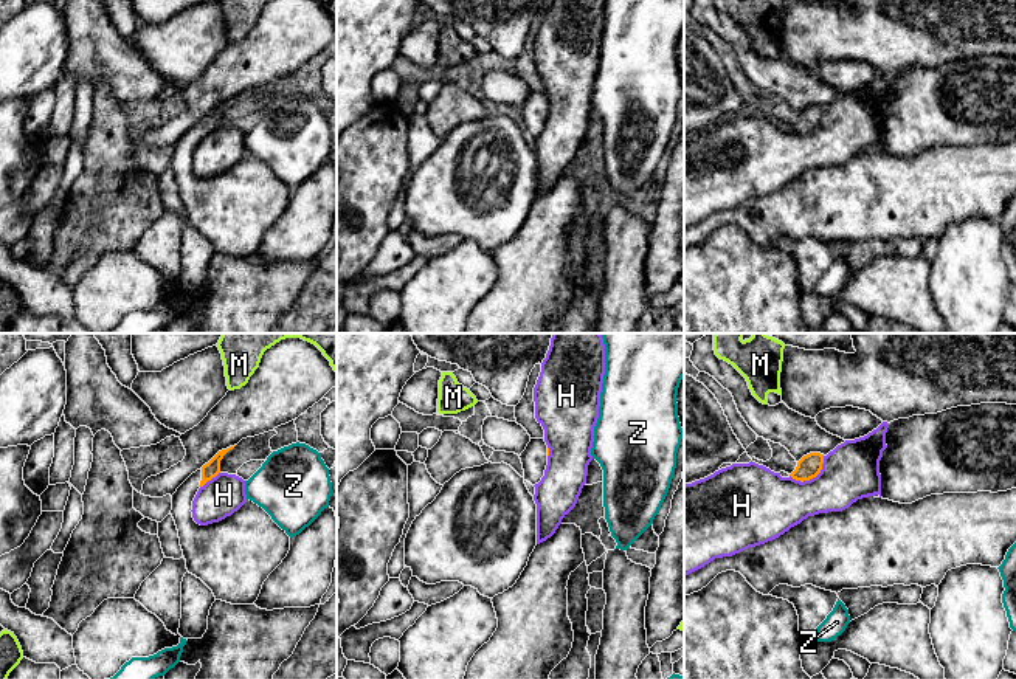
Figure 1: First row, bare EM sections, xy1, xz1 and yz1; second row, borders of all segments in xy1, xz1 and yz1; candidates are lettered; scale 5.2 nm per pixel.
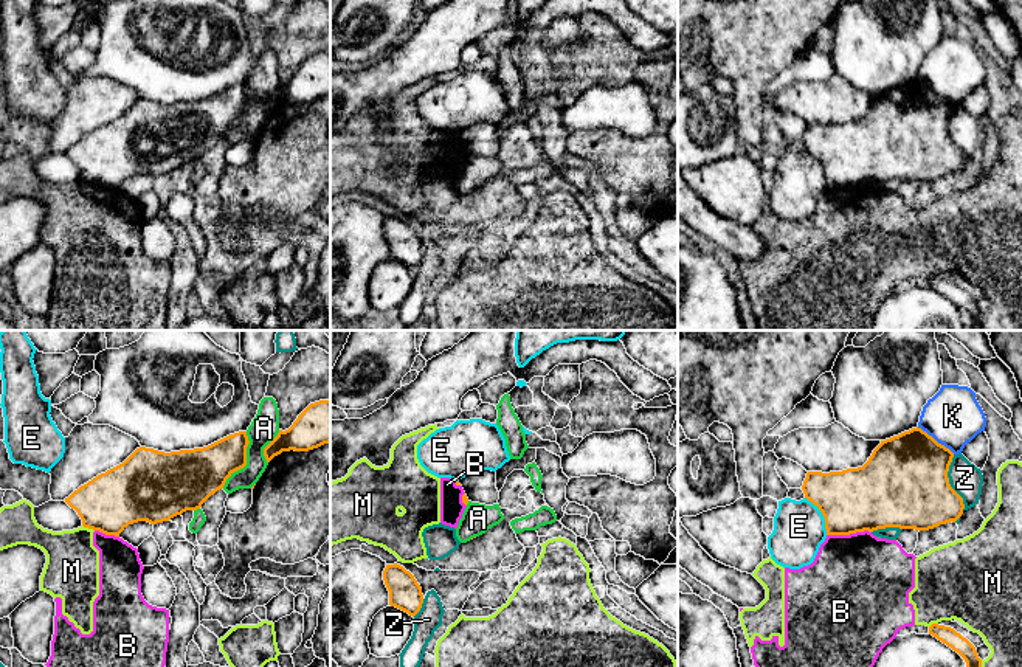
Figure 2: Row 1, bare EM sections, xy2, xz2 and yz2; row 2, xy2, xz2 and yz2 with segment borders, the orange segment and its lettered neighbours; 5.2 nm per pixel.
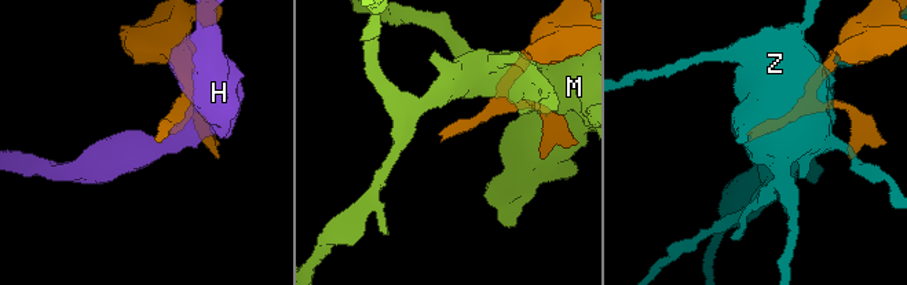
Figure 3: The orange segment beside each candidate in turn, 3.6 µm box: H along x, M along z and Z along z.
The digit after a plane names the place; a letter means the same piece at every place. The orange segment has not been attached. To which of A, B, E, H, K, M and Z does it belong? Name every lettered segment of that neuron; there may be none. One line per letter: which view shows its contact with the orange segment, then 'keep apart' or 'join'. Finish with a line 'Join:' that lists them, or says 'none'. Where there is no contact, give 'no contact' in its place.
A: xy2 | keep apart
B: yz2 | keep apart
E: yz2 | keep apart
H: yz1 | keep apart
K: yz2 | keep apart
M: xy2 | keep apart
Z: yz2 | keep apart
Join: none

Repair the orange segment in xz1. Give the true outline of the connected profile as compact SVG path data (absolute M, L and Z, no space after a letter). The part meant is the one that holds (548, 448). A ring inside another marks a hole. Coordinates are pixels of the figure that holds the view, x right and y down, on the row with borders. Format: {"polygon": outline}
{"polygon": "M530 439L520 459L524 470L524 481L532 485L538 484L544 476L548 465L549 448L544 439Z"}

